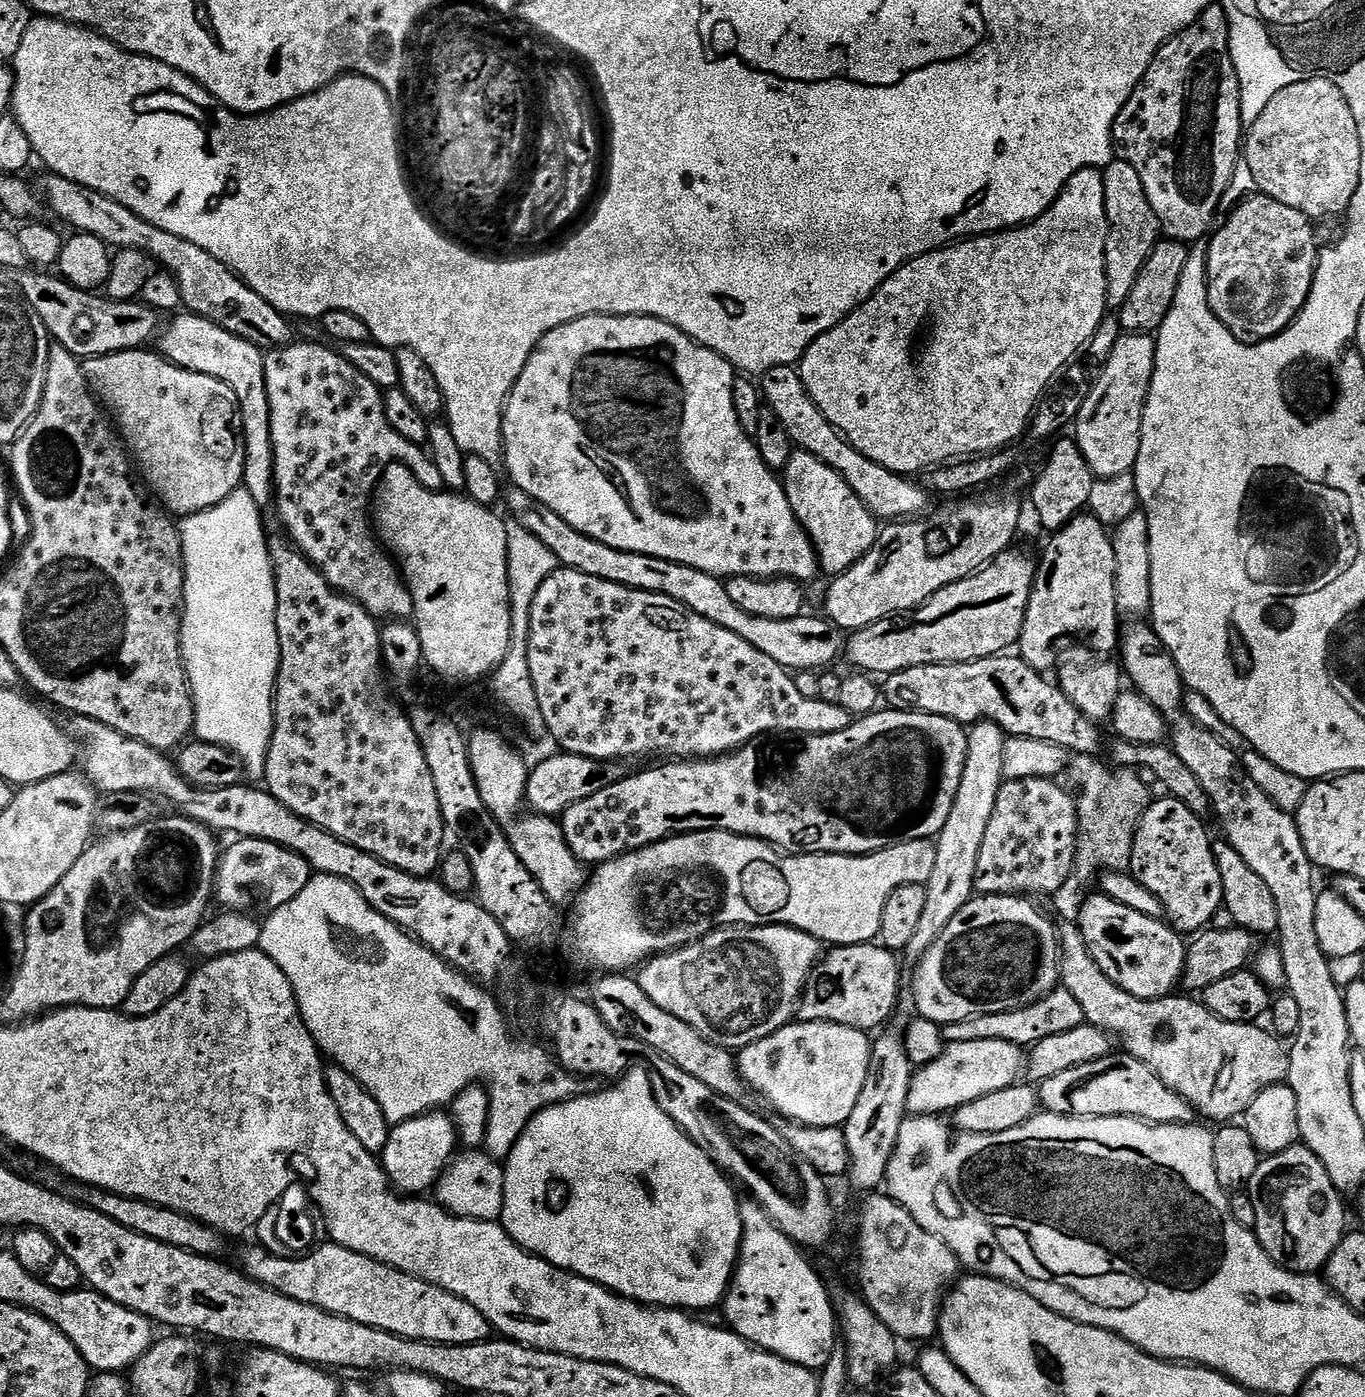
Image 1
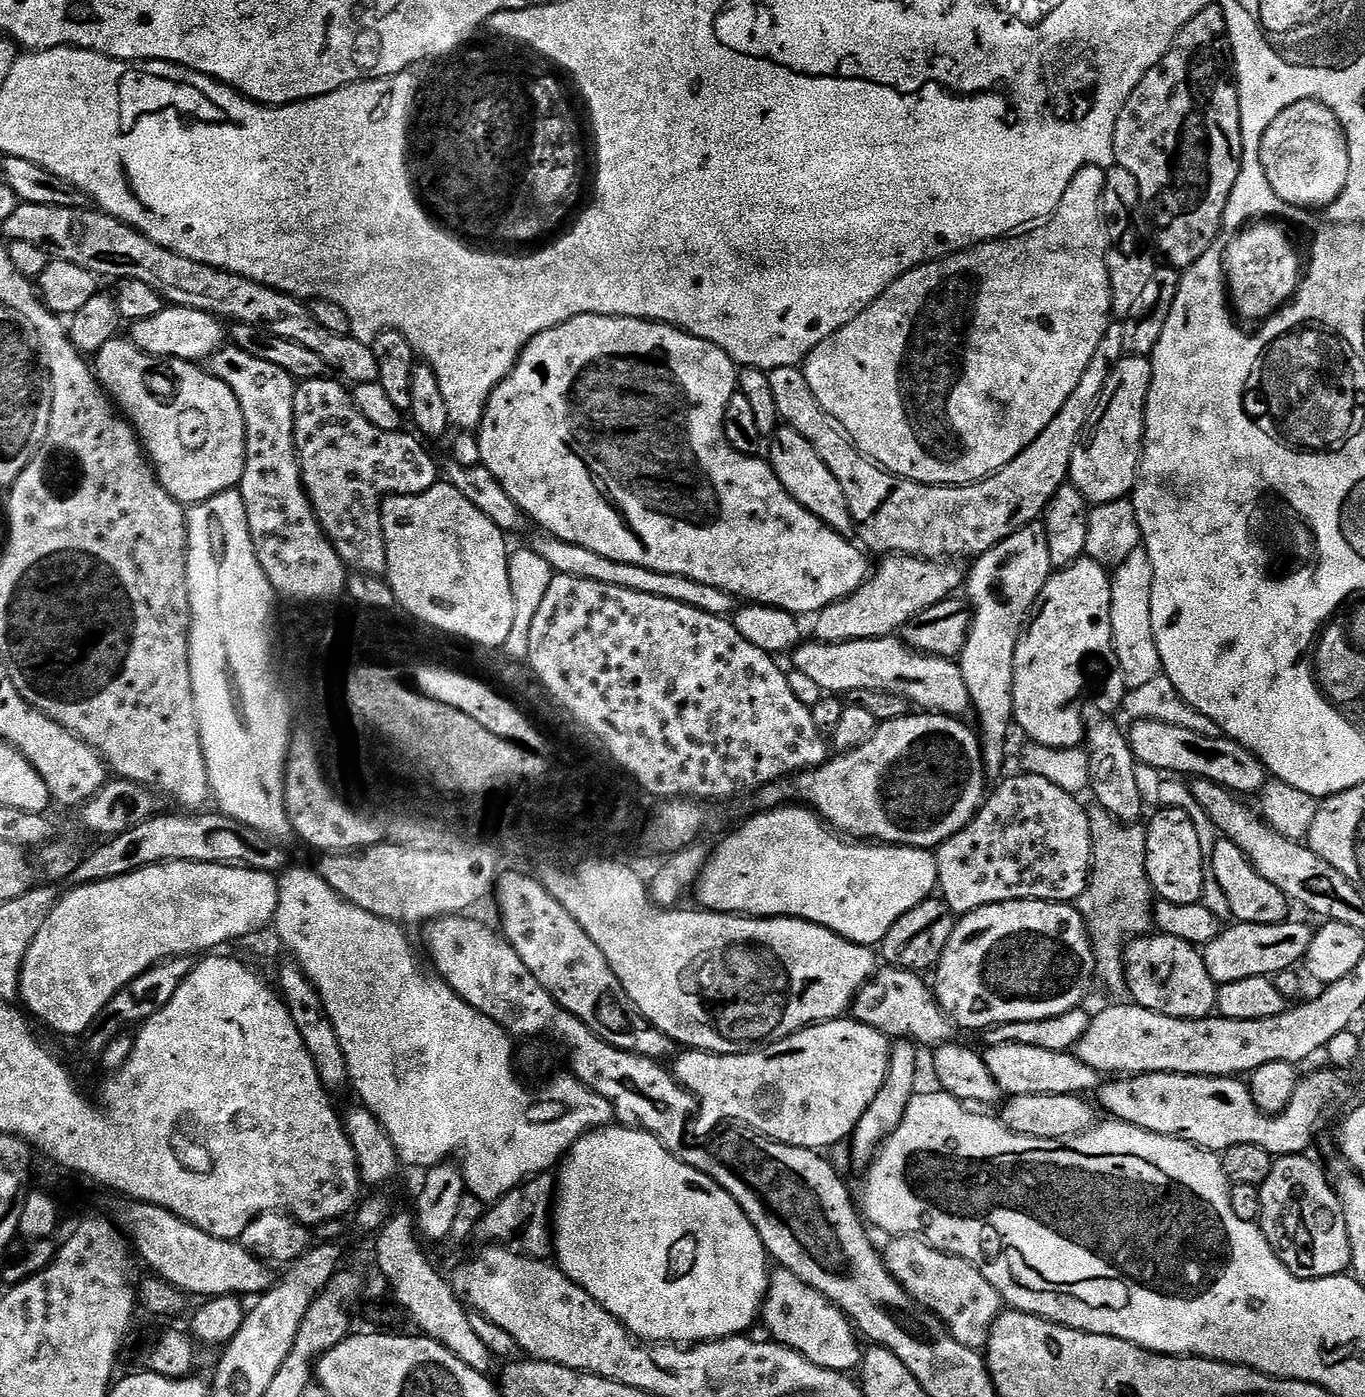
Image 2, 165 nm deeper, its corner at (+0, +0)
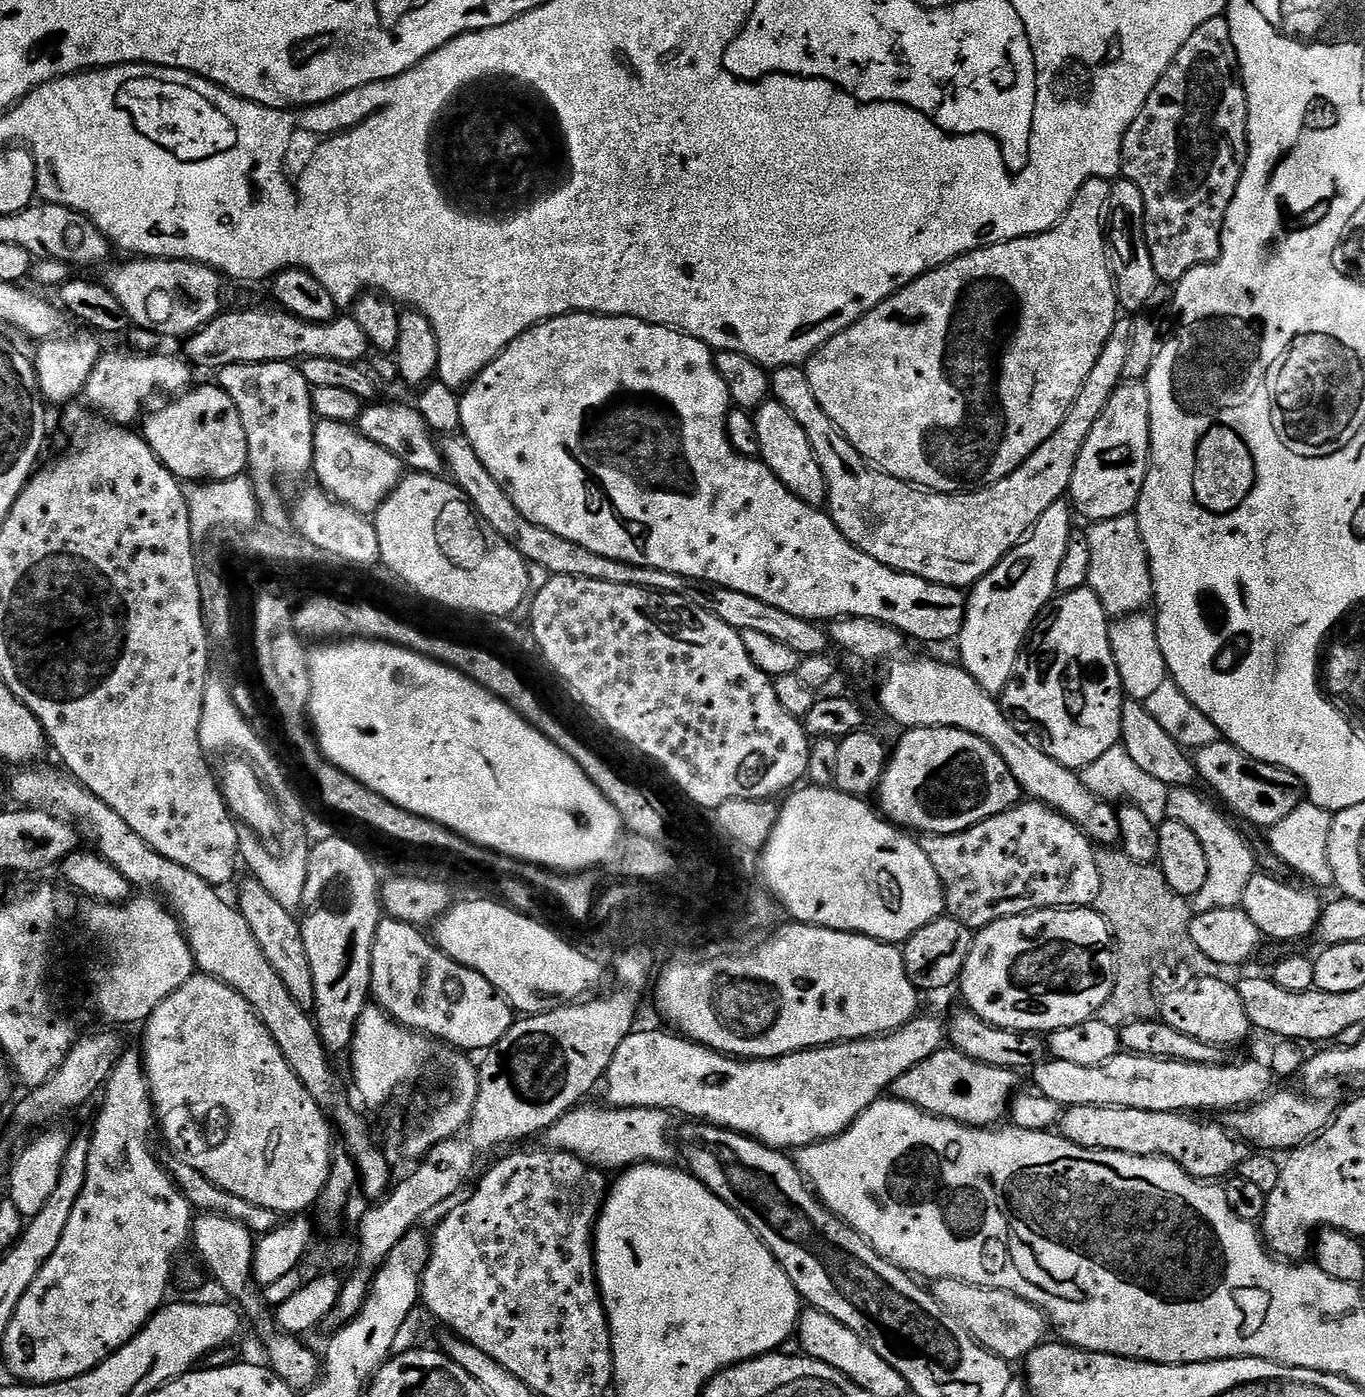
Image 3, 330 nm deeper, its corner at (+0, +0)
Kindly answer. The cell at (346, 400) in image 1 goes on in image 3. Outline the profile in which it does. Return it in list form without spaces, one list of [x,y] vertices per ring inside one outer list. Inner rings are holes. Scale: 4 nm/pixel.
[[[320,420],[314,430],[312,472],[316,476],[315,483],[339,504],[345,504],[355,512],[374,514],[380,509],[380,503],[400,485],[406,469],[386,446],[378,446],[378,442],[363,436],[359,427]]]

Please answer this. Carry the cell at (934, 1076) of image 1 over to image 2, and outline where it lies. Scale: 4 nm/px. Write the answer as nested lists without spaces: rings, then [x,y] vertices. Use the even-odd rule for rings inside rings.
[[[994,1044],[983,1053],[990,1074],[998,1082],[1001,1091],[1009,1097],[1022,1094],[1081,1094],[1095,1093],[1102,1083],[1101,1073],[1096,1072],[1086,1062],[1082,1062],[1072,1052],[1038,1050],[1038,1046],[1025,1044]]]

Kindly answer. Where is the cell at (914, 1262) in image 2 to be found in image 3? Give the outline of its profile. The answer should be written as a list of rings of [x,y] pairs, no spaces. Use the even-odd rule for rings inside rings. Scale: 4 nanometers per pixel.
[[[937,1280],[931,1285],[930,1294],[938,1306],[975,1344],[981,1344],[990,1354],[1015,1362],[1023,1361],[1040,1344],[1045,1343],[1050,1324],[1043,1312],[1012,1292],[997,1288],[981,1288],[979,1284],[967,1284],[961,1280]]]

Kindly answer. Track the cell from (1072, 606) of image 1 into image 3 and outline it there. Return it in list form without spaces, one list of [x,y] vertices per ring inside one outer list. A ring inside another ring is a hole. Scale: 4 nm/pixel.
[[[1085,586],[1059,593],[1048,601],[1039,620],[1033,624],[1030,639],[1020,651],[1010,682],[998,696],[1000,709],[1018,734],[1034,742],[1038,750],[1050,754],[1054,762],[1073,770],[1083,770],[1090,762],[1098,762],[1106,750],[1120,743],[1126,697],[1111,650],[1109,627],[1108,611],[1091,588]]]

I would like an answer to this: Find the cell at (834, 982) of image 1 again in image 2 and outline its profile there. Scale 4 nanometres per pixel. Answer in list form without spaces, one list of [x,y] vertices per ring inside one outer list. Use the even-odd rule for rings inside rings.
[[[884,966],[865,984],[856,995],[850,1009],[851,1019],[878,1030],[889,1038],[905,1038],[917,1045],[947,1044],[958,1032],[951,1016],[944,1011],[931,983],[924,984],[925,977],[919,972],[908,972],[904,968]]]

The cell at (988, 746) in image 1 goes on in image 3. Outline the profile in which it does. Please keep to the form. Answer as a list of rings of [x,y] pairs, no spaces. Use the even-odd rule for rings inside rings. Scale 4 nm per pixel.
[[[1067,499],[1054,502],[1054,506],[1038,518],[1031,532],[967,593],[964,625],[958,637],[959,663],[982,690],[993,694],[1004,691],[1033,624],[1039,620],[1048,601],[1057,595],[1055,578],[1074,535],[1072,516],[1074,512]]]

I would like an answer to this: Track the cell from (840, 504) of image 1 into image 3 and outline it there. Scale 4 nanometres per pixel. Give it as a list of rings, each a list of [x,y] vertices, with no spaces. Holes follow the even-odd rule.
[[[769,398],[755,413],[758,426],[758,442],[760,443],[759,459],[769,468],[802,502],[820,508],[828,503],[828,487],[826,477],[822,474],[822,466],[818,466],[818,458],[814,458],[814,450],[810,446],[810,438],[806,438],[806,430],[798,426],[798,422],[791,416],[790,410],[776,400]]]

